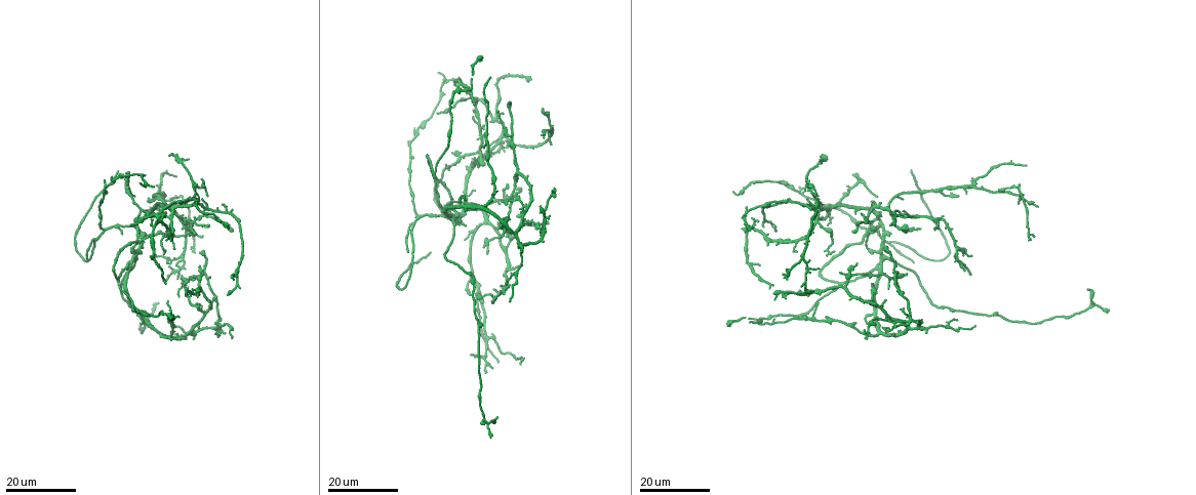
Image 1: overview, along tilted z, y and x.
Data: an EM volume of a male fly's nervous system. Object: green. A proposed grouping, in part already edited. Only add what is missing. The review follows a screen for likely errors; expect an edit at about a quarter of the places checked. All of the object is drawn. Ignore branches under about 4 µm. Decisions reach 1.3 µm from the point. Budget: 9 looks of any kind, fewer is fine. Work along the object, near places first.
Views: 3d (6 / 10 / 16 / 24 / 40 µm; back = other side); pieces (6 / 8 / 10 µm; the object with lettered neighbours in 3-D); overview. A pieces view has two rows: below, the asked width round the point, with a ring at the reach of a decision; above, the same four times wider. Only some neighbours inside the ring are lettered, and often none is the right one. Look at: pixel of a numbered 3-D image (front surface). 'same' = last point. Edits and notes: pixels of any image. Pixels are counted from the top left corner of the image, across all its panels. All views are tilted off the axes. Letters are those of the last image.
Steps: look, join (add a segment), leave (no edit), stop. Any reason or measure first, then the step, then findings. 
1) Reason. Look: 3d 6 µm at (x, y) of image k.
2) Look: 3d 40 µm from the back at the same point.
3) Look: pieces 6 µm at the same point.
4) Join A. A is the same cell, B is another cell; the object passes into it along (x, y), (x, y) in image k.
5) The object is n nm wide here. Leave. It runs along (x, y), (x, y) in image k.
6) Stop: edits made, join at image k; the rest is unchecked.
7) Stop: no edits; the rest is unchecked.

Free end. Look: 3d 24 µm at (479, 294) of image 1.

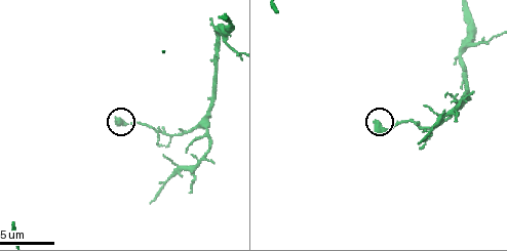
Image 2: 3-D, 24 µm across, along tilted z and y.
Look: pieces 8 µm at (374, 121) of image 2.

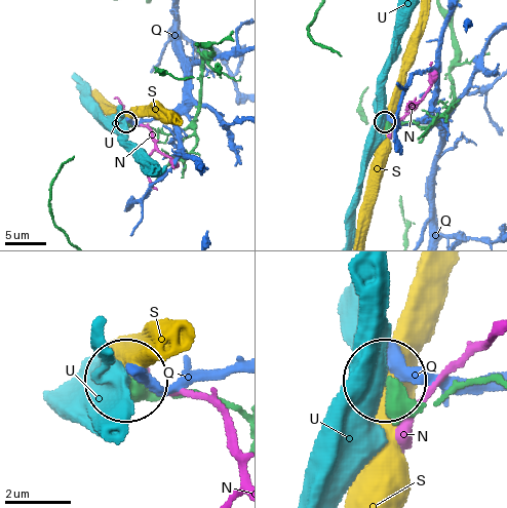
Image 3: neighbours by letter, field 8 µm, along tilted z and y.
Leave. N, Q, S and U are other cells; no lettered segment goes on from it.

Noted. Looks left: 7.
Branch stops here. Look: 3d 16 µm at (911, 168) of image 1.

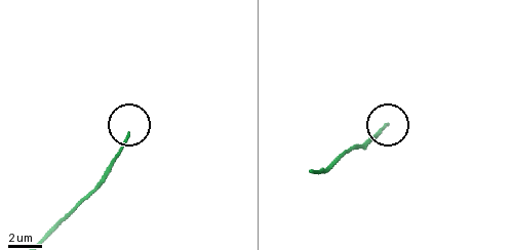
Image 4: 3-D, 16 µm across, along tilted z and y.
Look: pieces 6 µm at (387, 124) of image 4.

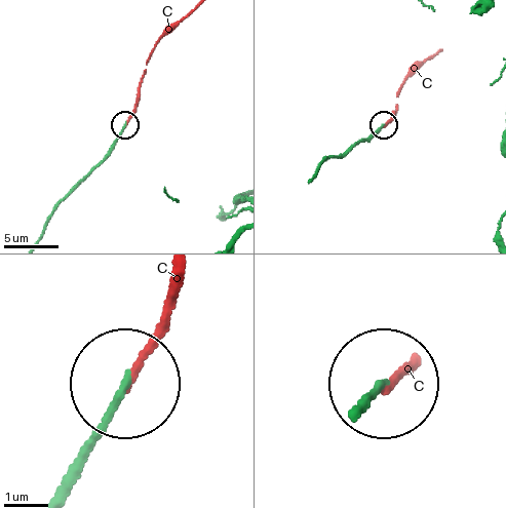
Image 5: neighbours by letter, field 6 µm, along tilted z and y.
Leave. C is another cell; it runs along (310, 181), (324, 160), (342, 157), (383, 124) in image 5; none of them fits.

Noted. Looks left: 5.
Tapers out. Look: 3d 24 µm at (168, 155) of image 1.

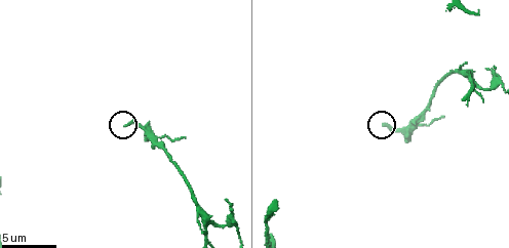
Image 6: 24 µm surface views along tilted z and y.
Look: pieces 8 µm at (125, 126) of image 6.

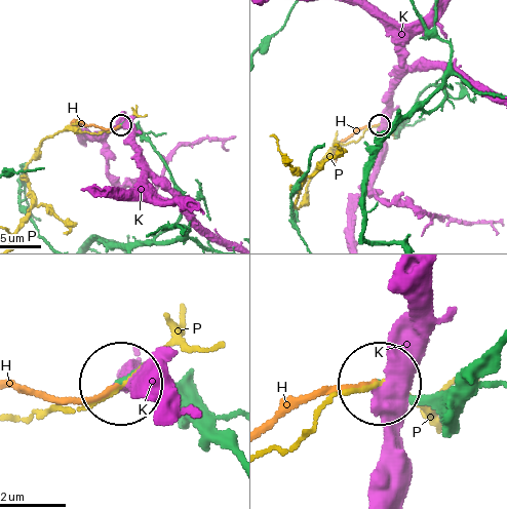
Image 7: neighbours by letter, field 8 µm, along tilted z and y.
The object is 200 nm wide here. Join H. H is the same cell, K and P are other cells; the object passes into it along (456, 382), (422, 398), (375, 382), (324, 388), (274, 414) in image 7; the cell continues.

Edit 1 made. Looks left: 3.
Look: overview.

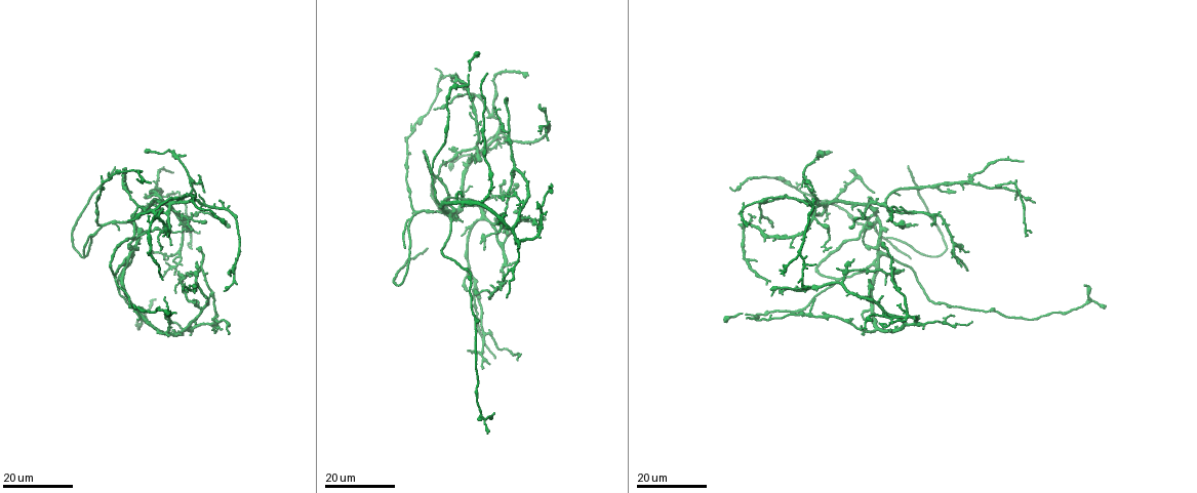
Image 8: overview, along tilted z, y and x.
Free end. Look: 3d 24 µm at (854, 170) of image 8.

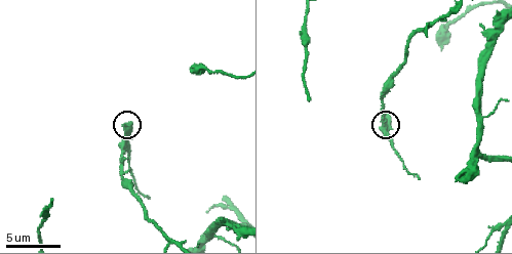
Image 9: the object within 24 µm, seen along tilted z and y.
Look: pieces 10 µm at (388, 118) of image 9.

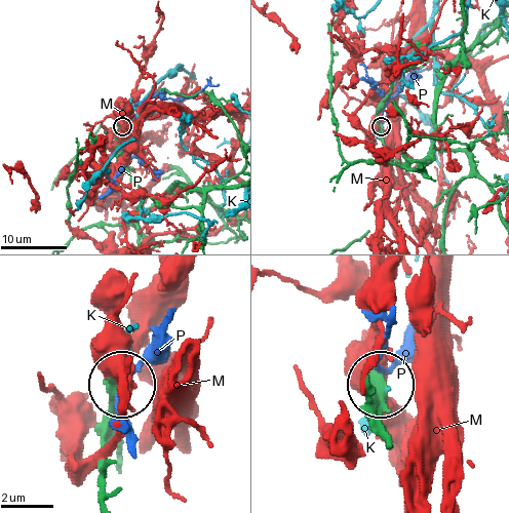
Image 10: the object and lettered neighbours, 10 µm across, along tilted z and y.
Leave. K, M and P are other cells; no lettered segment goes on from it.

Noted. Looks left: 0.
Stop: edits made, join at image 7; the rest is unchecked.

